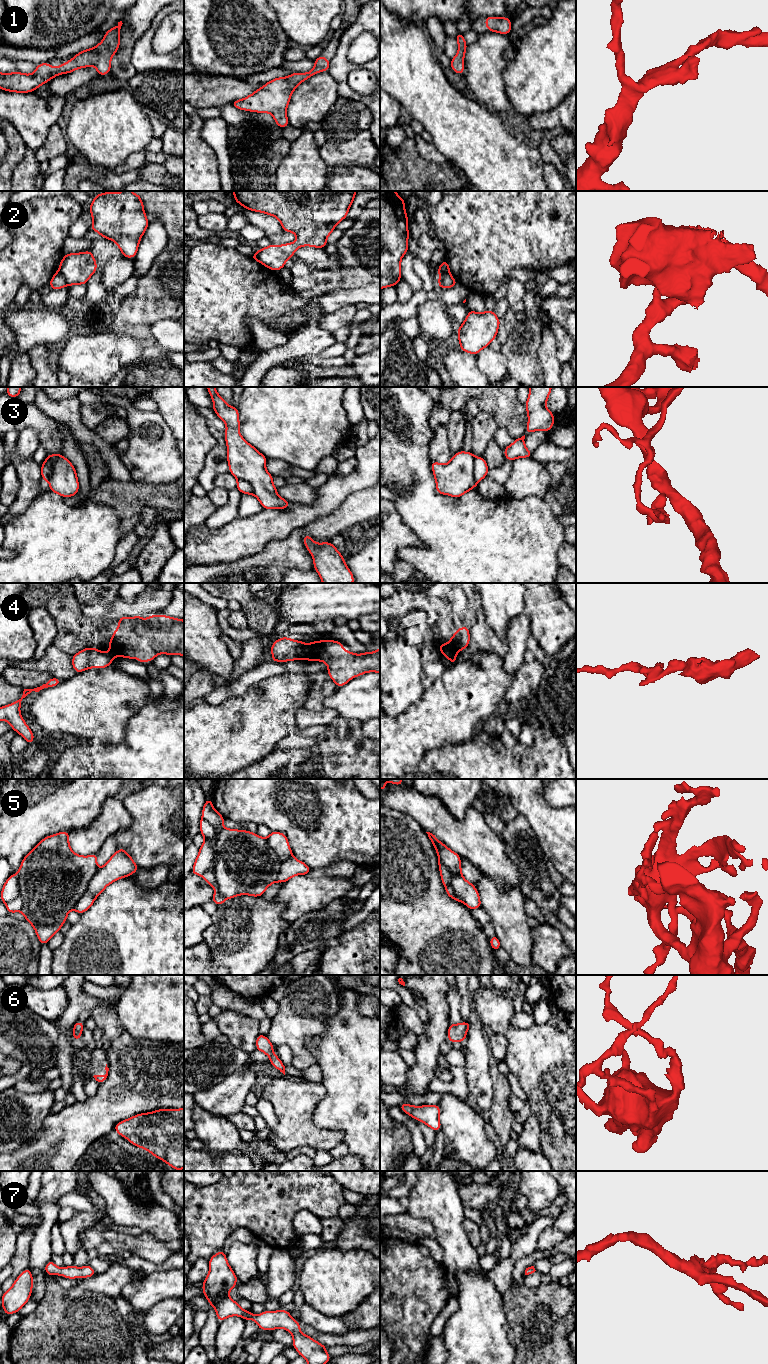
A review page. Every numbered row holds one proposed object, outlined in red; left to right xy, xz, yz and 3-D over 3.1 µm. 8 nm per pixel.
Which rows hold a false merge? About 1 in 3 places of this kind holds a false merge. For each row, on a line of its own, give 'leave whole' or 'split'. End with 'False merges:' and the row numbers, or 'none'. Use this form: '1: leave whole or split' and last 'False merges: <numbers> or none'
1: leave whole
2: split
3: split
4: split
5: leave whole
6: leave whole
7: leave whole
False merges: 2, 3, 4

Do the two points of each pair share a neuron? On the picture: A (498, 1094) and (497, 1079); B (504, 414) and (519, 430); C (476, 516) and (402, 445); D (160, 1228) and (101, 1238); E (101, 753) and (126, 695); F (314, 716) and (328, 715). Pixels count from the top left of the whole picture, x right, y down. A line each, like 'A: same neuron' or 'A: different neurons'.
A: same neuron
B: same neuron
C: same neuron
D: different neurons
E: different neurons
F: same neuron

